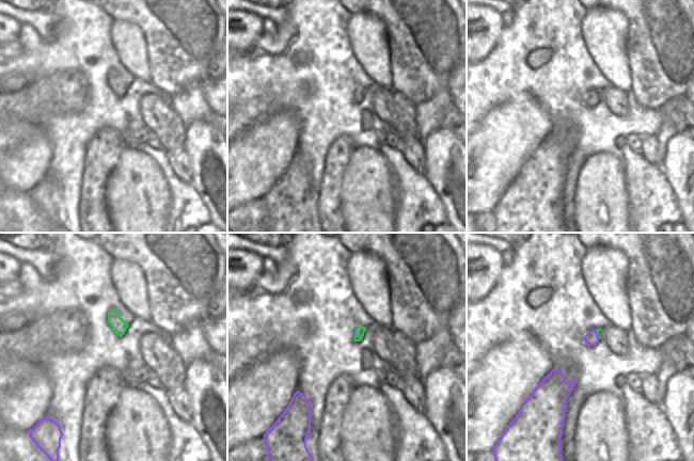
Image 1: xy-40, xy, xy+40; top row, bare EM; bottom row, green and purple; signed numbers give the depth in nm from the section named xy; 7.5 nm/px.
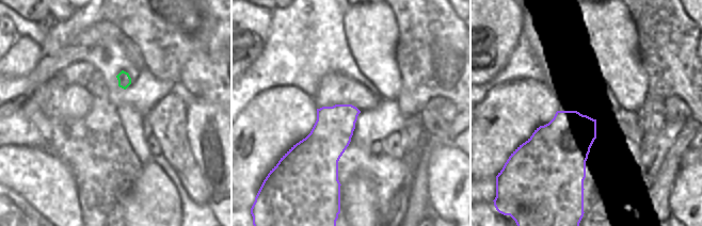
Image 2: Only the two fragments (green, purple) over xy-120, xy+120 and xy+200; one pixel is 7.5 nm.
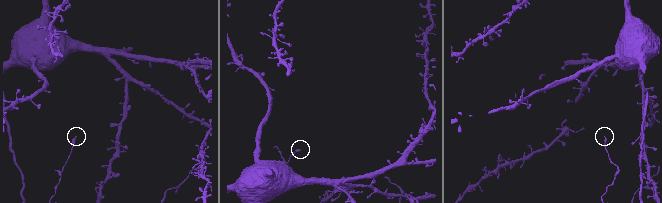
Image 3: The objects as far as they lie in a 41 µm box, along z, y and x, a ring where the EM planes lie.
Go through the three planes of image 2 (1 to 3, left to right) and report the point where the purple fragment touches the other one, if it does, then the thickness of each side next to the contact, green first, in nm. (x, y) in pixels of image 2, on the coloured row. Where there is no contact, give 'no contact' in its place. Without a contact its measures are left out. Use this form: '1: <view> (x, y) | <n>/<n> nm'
1: no contact
2: no contact
3: no contact

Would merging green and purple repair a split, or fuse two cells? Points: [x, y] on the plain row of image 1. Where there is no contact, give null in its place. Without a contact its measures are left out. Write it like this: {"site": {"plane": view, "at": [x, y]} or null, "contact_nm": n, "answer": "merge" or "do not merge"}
{"site": {"plane": "xy+40", "at": [598, 95]}, "contact_nm": 90, "answer": "merge"}

